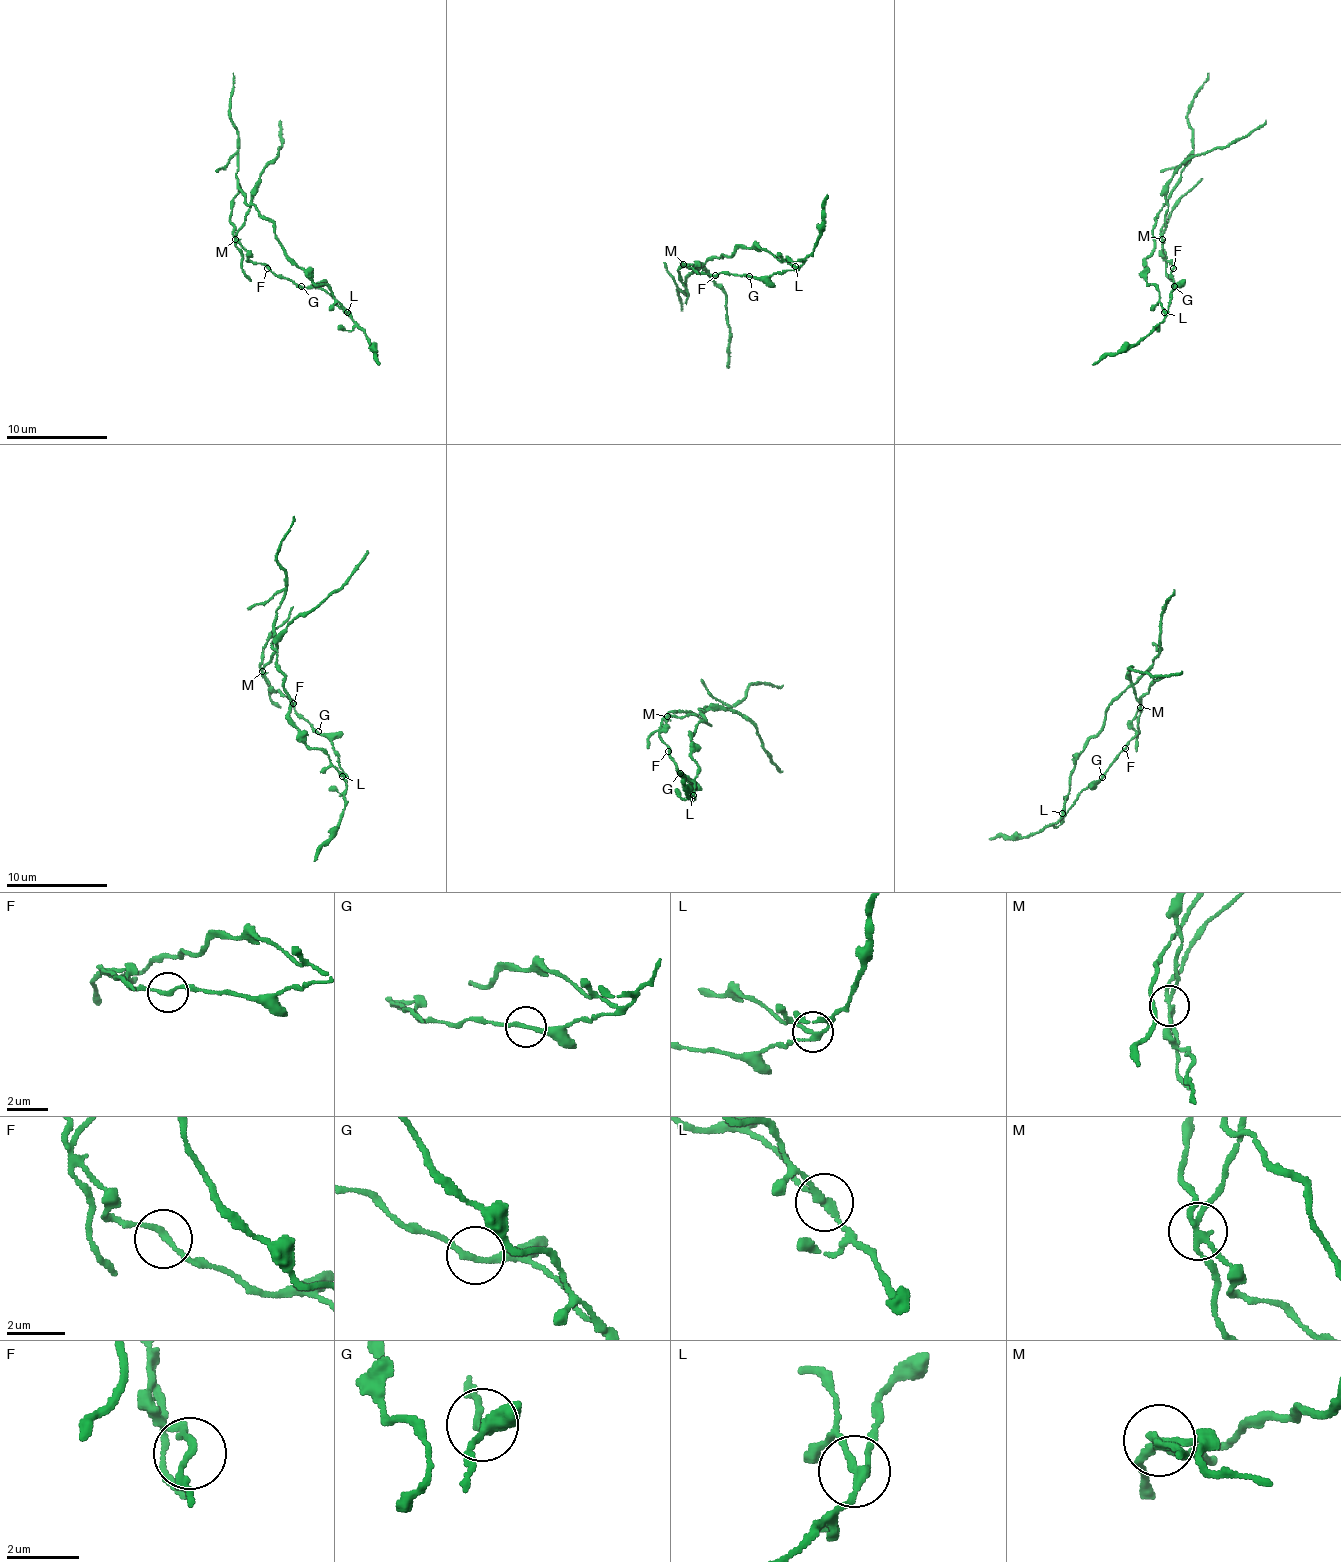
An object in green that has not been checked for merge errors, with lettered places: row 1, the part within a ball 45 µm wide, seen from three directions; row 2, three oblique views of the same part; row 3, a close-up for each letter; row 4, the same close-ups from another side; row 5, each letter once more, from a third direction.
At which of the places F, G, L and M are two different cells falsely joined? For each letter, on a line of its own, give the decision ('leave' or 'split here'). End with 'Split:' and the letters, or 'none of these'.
F: leave
G: leave
L: split here
M: split here
Split: L, M

